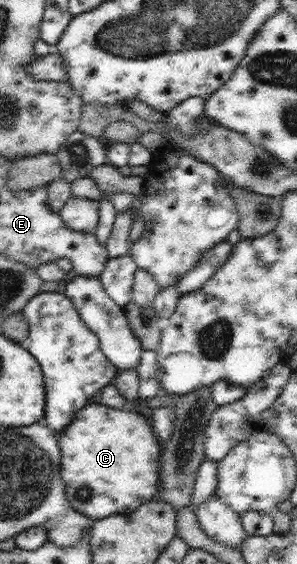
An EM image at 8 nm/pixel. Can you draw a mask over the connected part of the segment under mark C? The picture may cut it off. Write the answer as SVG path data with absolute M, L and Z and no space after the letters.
M98 400L91 401L87 404L75 417L75 421L71 425L65 427L63 435L67 437L59 437L59 445L61 445L61 477L65 486L65 495L67 496L67 502L71 505L71 508L75 508L75 511L85 515L88 519L97 521L99 519L105 519L111 515L115 514L129 514L133 511L137 511L143 503L151 501L151 497L160 491L161 485L159 483L159 449L161 445L153 433L152 424L147 423L145 417L141 417L139 412L134 412L132 408L128 409L115 409L114 407L109 407Z

